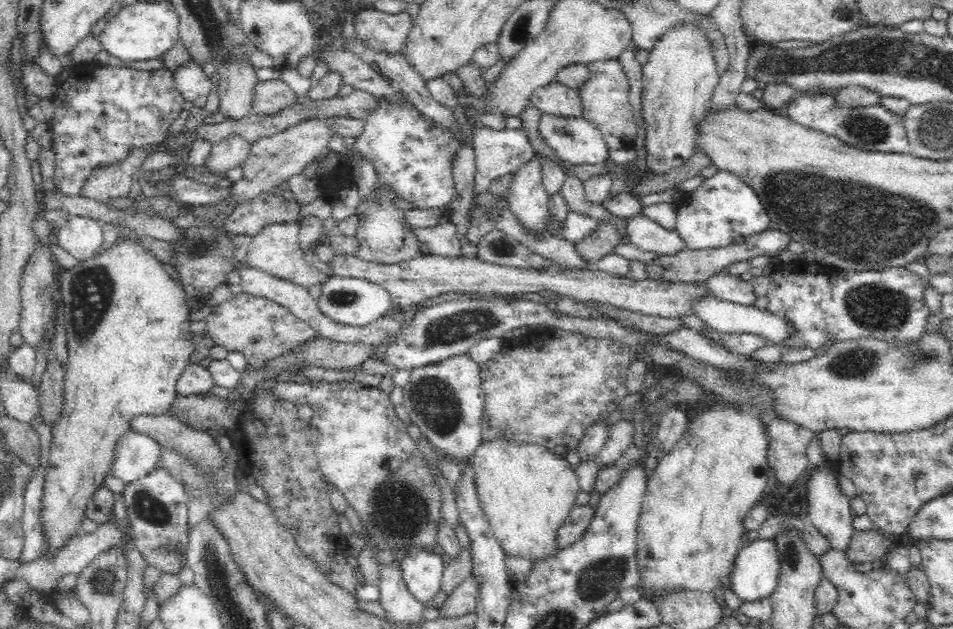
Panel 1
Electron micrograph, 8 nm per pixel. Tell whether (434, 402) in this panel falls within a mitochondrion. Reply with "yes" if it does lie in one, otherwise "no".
yes

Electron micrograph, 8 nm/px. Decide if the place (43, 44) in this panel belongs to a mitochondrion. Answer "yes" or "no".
no

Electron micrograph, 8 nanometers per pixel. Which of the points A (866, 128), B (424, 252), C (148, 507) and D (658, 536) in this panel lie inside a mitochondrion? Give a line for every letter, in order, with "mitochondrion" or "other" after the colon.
A: mitochondrion
B: other
C: mitochondrion
D: other

